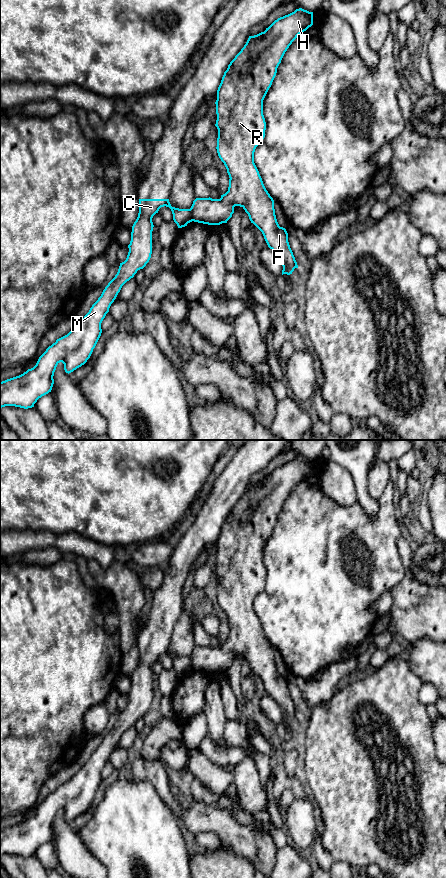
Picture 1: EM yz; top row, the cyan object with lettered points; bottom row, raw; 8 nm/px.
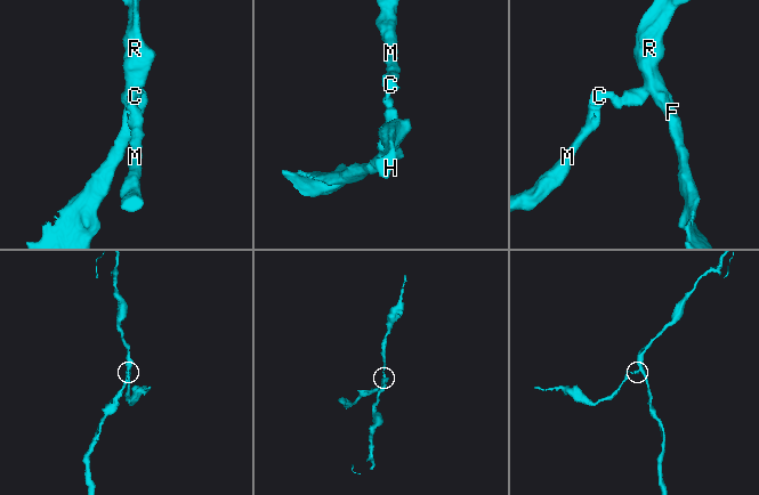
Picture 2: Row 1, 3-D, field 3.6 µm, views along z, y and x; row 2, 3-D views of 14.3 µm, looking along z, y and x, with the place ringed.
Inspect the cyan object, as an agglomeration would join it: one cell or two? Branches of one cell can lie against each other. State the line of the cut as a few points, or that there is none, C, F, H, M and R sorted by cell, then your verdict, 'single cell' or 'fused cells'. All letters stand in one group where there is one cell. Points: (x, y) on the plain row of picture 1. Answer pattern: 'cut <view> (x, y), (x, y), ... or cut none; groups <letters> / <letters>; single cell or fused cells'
cut yz (189, 657), (192, 668); groups C M / F H R; fused cells

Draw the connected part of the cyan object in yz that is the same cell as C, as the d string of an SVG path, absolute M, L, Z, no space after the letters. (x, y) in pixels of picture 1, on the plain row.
M139 647L139 661L132 674L129 700L126 708L120 711L117 722L84 766L67 783L49 794L33 816L0 830L0 857L5 854L34 855L39 846L51 840L54 820L60 810L68 822L87 810L101 784L101 771L122 734L151 706L152 666L164 654L171 657L178 676L192 670L190 657L172 655L169 647Z

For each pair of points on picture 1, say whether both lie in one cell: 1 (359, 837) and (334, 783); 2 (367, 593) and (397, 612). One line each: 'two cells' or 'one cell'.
1: one cell
2: two cells

